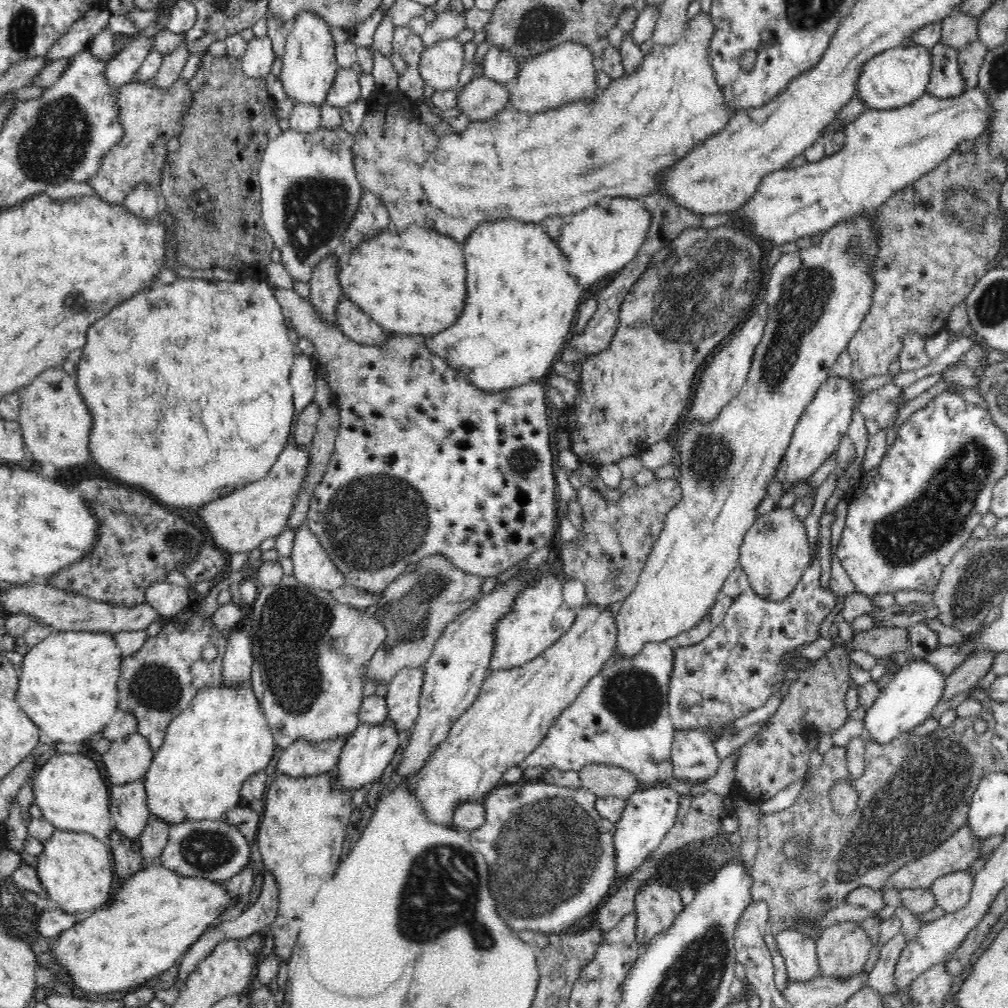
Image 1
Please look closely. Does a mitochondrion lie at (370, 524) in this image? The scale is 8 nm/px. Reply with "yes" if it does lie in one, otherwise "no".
yes

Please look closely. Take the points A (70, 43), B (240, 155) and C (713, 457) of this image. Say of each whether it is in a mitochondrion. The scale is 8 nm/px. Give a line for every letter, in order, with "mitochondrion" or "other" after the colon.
A: other
B: other
C: mitochondrion

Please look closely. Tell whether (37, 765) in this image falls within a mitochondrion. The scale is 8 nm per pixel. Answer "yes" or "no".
no

